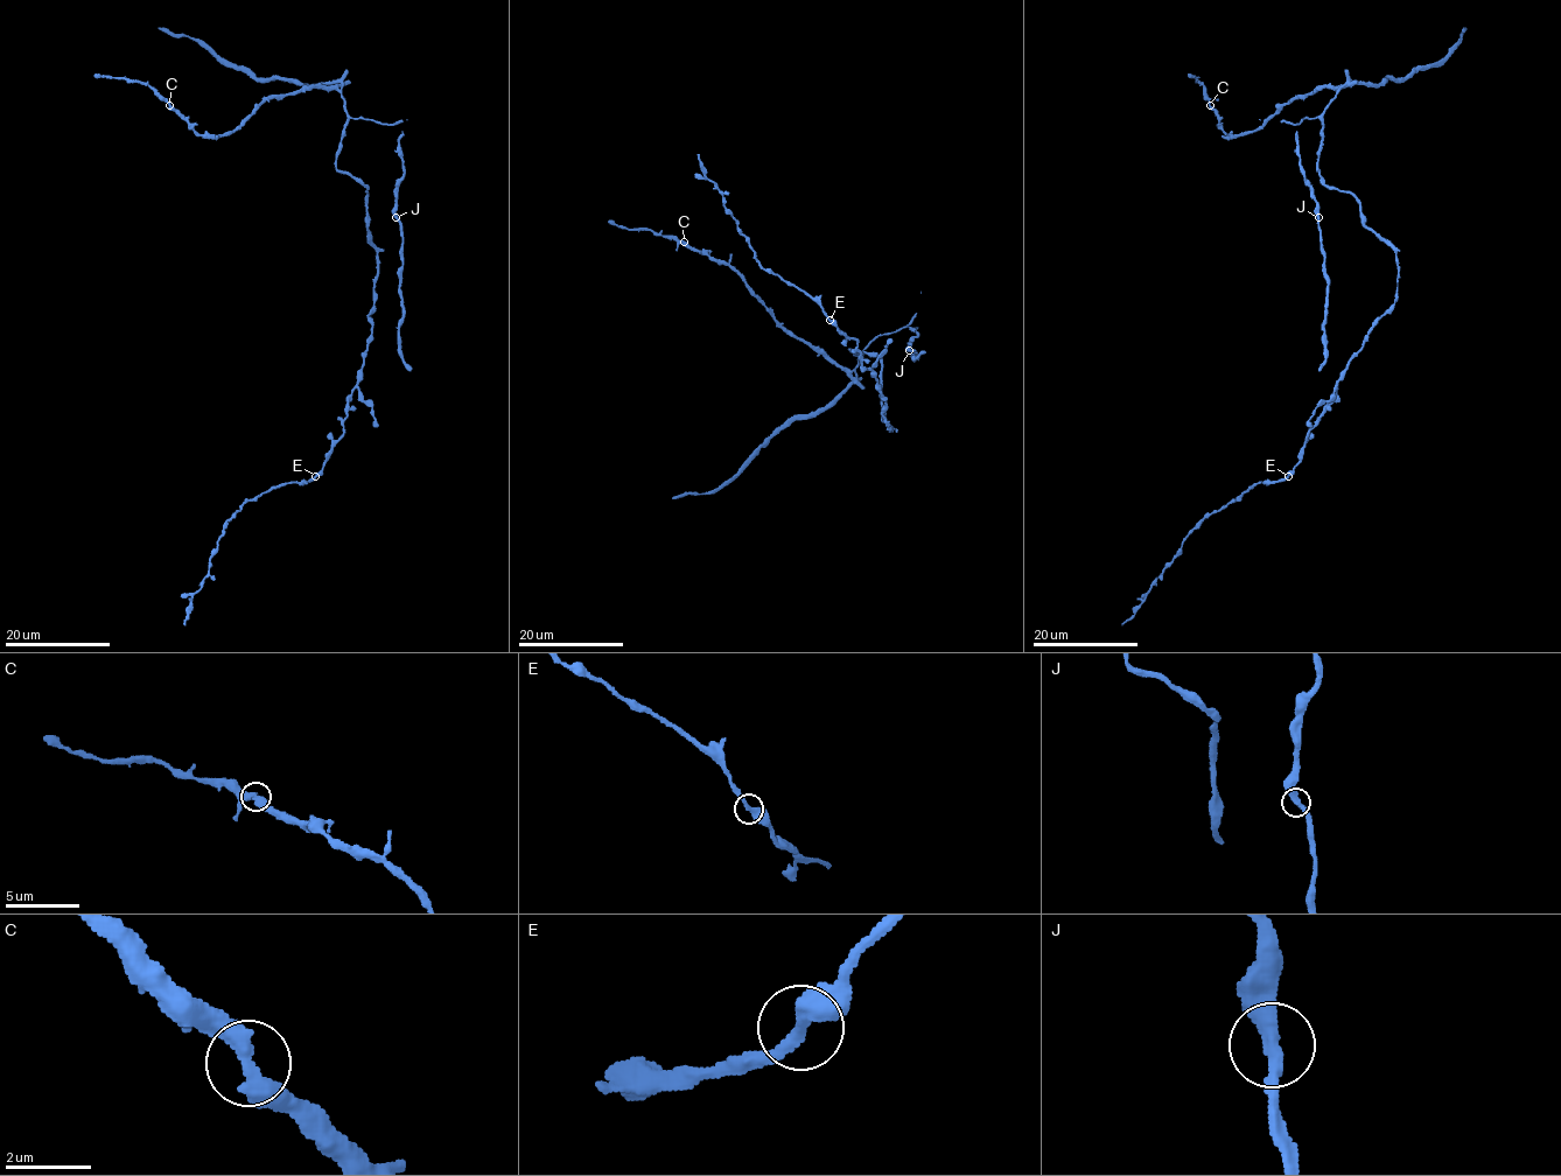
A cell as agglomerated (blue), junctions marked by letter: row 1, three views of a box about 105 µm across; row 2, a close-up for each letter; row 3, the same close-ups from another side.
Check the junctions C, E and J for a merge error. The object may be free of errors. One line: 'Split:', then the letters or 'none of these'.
Split: none of these

